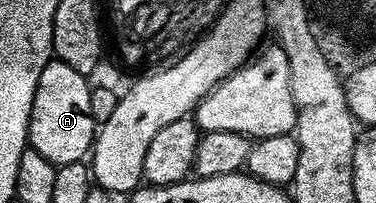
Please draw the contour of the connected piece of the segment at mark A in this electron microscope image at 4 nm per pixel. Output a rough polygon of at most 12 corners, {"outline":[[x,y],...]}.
{"outline":[[50,60],[31,104],[31,149],[56,167],[95,137],[86,75]]}

